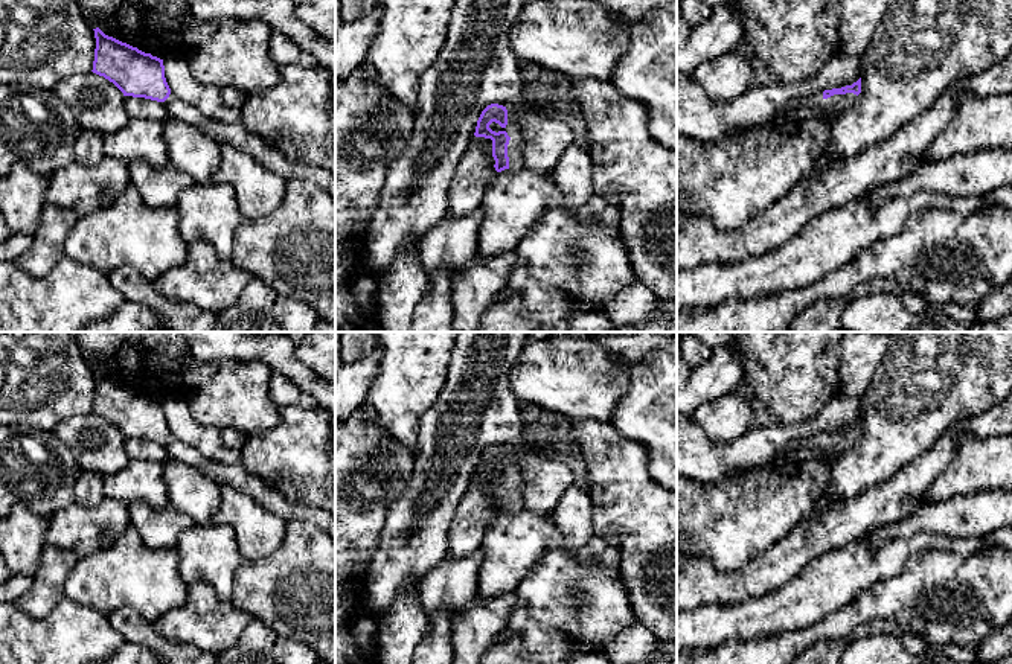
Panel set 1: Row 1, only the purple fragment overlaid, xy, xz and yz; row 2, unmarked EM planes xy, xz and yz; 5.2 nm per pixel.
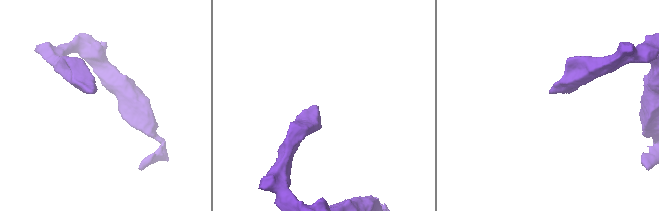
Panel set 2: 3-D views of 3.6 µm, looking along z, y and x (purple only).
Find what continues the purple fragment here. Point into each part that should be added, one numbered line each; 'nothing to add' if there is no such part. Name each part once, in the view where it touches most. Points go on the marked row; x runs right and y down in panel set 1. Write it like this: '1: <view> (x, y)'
1: yz (835, 105)

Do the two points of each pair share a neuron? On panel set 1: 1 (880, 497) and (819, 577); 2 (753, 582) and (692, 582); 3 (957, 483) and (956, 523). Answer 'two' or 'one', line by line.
1: two
2: one
3: two

